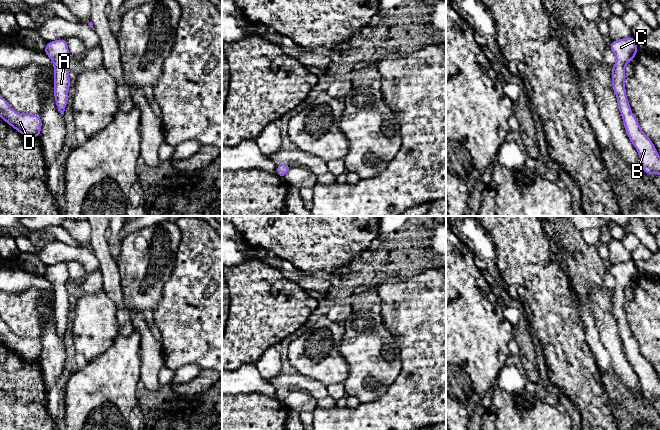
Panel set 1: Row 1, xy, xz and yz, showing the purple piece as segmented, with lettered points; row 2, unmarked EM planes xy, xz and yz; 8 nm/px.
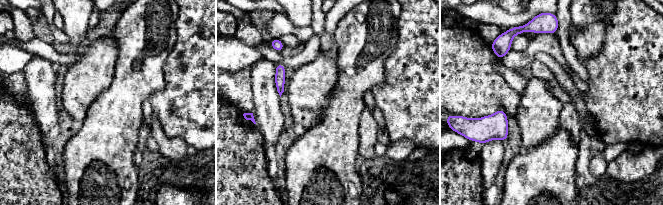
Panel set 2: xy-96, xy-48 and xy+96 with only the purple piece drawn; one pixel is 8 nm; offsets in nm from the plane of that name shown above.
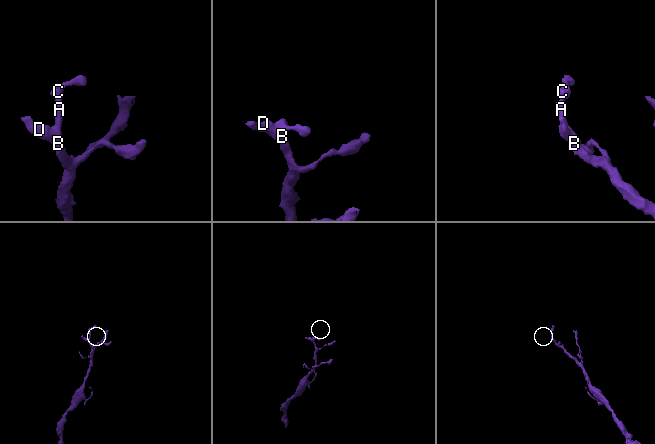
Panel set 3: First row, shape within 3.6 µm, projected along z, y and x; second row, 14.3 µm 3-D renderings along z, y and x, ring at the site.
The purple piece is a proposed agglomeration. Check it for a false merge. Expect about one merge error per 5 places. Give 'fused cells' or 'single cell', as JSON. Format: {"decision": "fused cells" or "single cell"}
{"decision": "single cell"}

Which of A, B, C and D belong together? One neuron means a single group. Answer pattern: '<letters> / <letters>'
A B C D

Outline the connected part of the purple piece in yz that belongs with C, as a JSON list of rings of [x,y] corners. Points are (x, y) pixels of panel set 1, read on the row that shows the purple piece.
[[[630,36],[611,41],[609,48],[617,59],[616,64],[611,67],[612,89],[617,98],[626,134],[638,152],[643,172],[646,175],[651,173],[660,175],[660,156],[652,140],[641,130],[626,96],[625,65],[631,63],[637,54],[638,45],[636,39]]]

